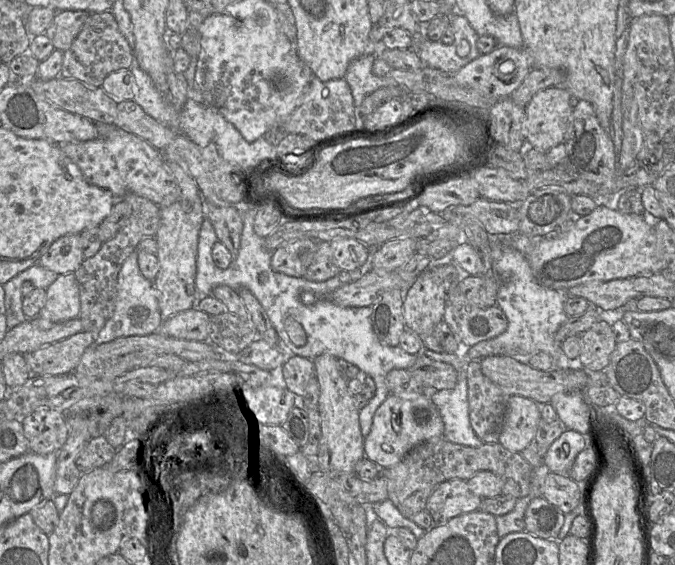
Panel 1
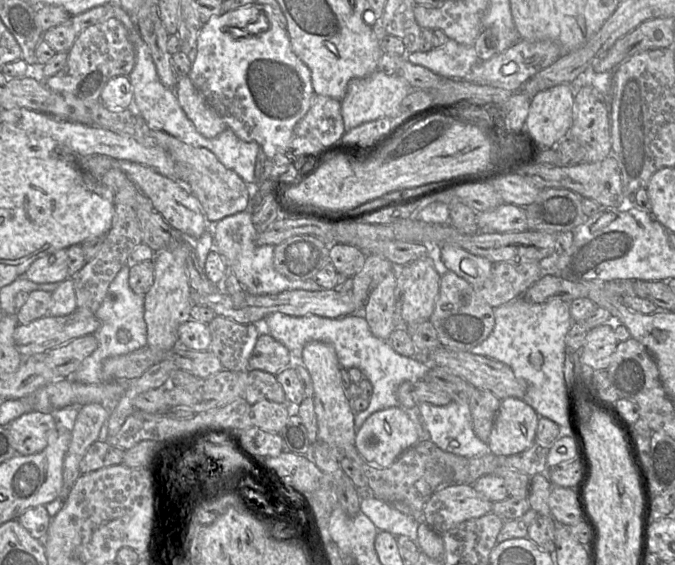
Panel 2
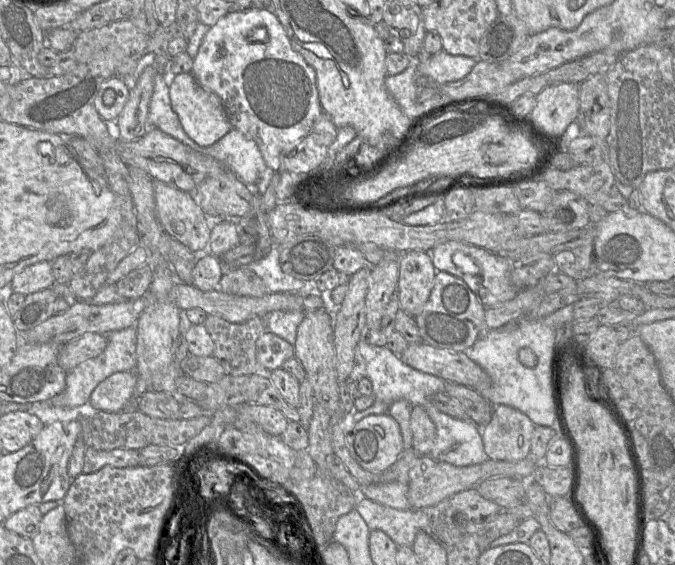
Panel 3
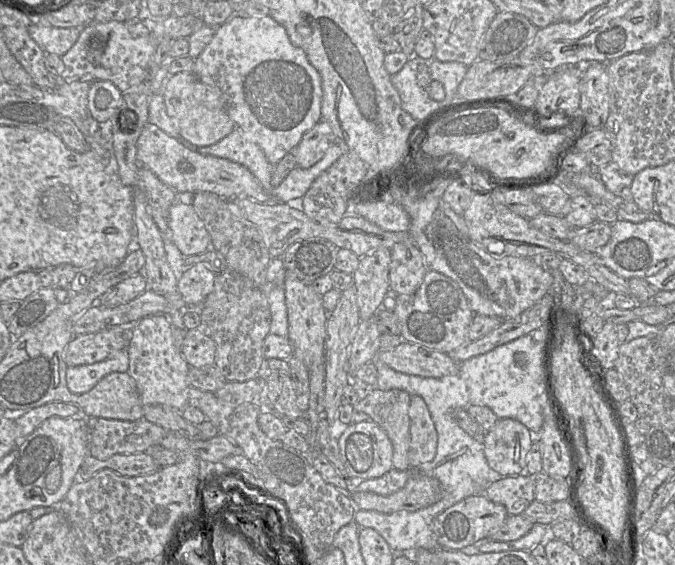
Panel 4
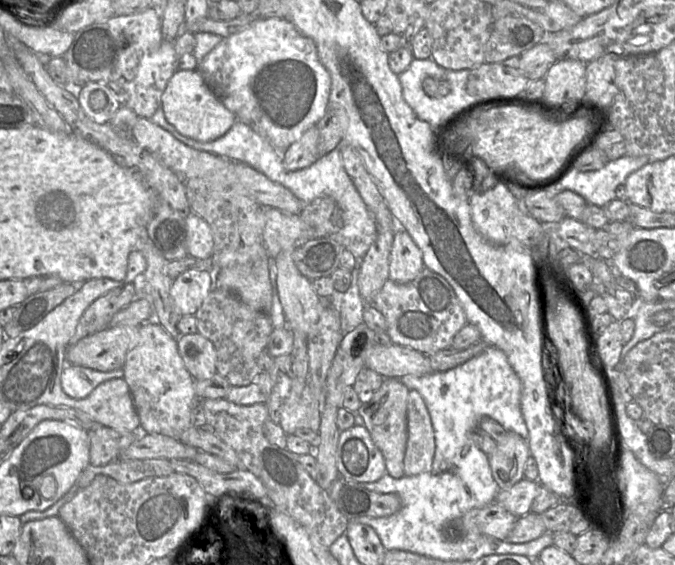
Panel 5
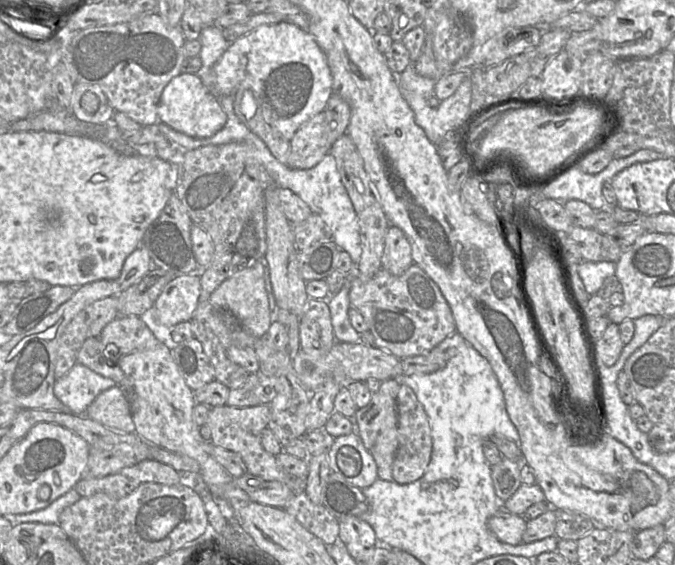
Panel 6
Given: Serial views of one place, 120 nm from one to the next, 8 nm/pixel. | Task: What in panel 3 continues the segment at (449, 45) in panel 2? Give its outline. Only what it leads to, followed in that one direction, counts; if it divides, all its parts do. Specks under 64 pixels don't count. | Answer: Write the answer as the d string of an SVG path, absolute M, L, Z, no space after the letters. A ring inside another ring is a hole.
M442 49L432 54L426 62L420 63L417 71L420 76L430 78L437 84L445 84L464 78L471 72L477 60L480 59L451 55Z

